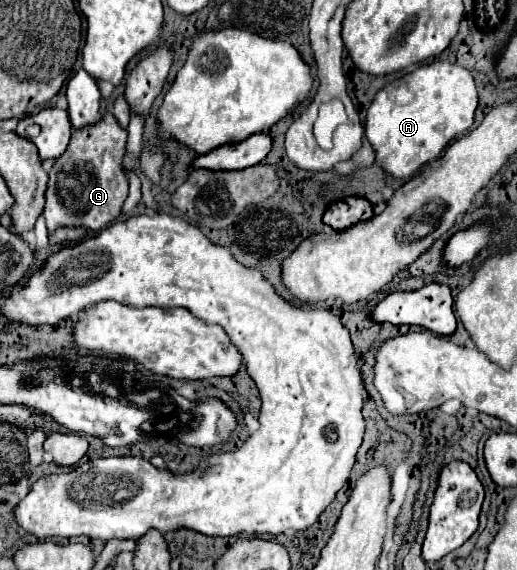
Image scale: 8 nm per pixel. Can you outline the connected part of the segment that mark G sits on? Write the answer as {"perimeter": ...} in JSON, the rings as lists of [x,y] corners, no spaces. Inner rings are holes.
{"perimeter":[[[105,112],[99,122],[73,132],[65,154],[61,154],[49,170],[43,210],[49,232],[57,230],[59,226],[85,226],[99,232],[119,218],[129,188],[121,166],[125,142],[127,130],[119,126],[111,112]]]}

